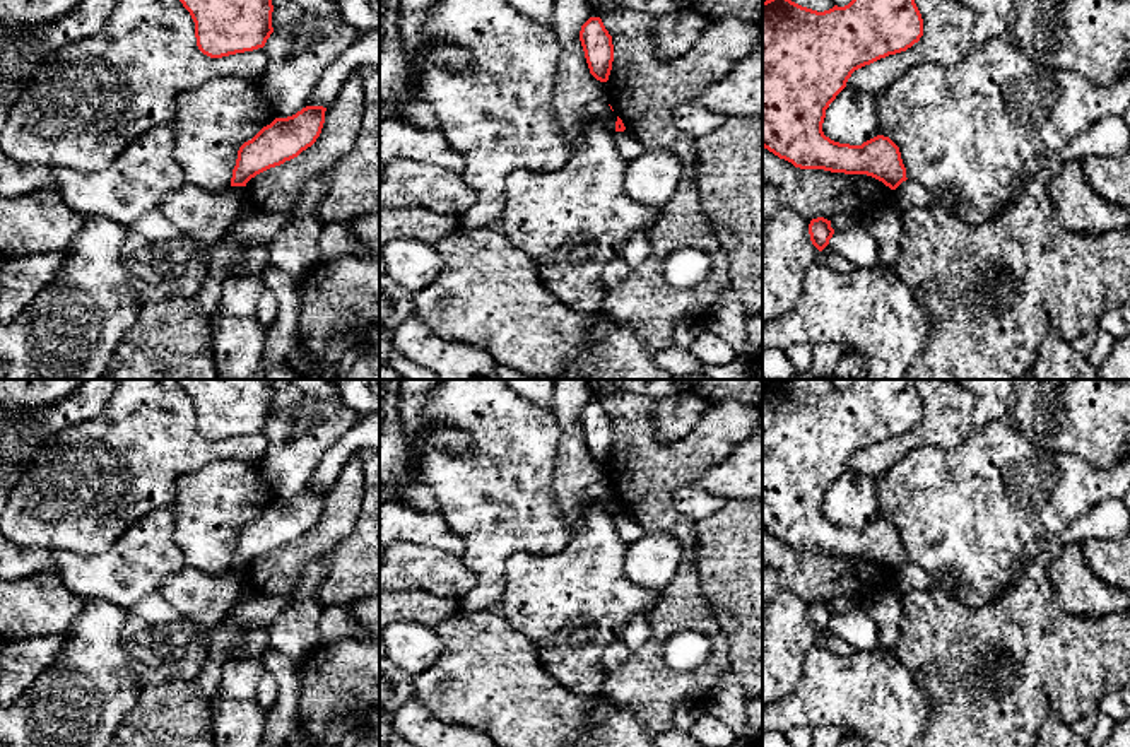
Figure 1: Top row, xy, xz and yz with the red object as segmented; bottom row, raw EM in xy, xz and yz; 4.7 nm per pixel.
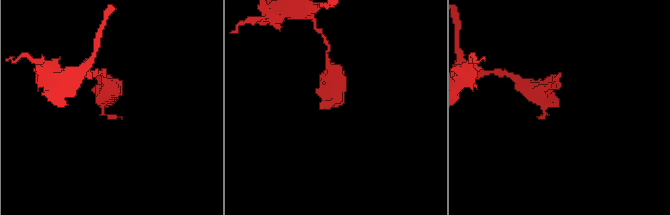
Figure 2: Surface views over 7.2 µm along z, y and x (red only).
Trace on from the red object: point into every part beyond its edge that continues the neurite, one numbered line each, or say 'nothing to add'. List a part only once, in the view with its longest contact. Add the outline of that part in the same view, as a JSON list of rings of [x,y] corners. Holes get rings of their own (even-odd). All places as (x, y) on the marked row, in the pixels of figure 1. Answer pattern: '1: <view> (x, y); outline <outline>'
nothing to add

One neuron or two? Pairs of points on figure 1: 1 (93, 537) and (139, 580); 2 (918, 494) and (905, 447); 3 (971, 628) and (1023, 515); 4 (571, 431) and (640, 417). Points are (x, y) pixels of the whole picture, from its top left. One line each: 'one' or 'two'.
1: two
2: two
3: two
4: two

